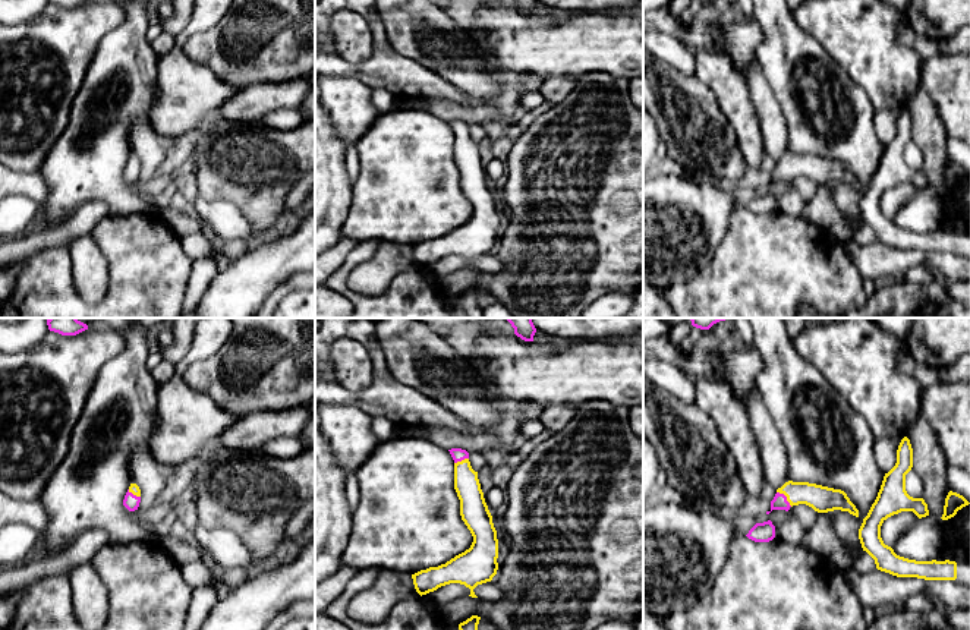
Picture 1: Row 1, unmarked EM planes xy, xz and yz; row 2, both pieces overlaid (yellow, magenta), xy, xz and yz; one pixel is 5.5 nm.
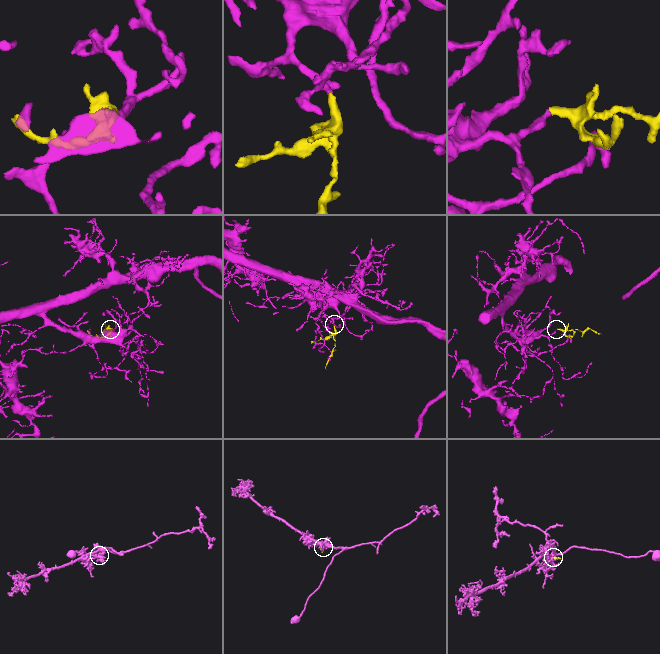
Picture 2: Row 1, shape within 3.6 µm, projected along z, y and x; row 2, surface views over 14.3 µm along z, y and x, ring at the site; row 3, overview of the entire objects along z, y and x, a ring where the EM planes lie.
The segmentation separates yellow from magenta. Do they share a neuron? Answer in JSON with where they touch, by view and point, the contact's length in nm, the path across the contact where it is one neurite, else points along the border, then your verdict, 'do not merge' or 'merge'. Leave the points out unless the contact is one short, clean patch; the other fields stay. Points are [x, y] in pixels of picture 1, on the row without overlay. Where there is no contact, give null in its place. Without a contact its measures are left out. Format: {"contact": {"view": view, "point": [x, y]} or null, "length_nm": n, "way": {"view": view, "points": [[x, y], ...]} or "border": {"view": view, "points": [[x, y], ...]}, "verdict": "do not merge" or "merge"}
{"contact": {"view": "yz", "point": [786, 167]}, "length_nm": 120, "way": {"view": "yz", "points": [[821, 170], [815, 167], [786, 167], [780, 173]]}, "verdict": "merge"}

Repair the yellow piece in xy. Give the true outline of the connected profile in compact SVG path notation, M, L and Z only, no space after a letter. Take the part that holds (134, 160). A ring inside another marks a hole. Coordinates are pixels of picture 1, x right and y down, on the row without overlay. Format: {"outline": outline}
{"outline": "M130 155L125 171L123 171L123 177L129 182L129 183L135 183L138 182L141 174L141 161L136 155Z"}

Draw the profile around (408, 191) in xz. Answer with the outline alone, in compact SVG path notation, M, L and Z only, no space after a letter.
M418 108L381 114L356 144L360 171L341 237L415 246L445 236L470 220L473 208L460 188L454 132L448 122Z

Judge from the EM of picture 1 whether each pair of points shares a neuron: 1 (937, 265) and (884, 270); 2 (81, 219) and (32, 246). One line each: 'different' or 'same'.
1: same
2: same

